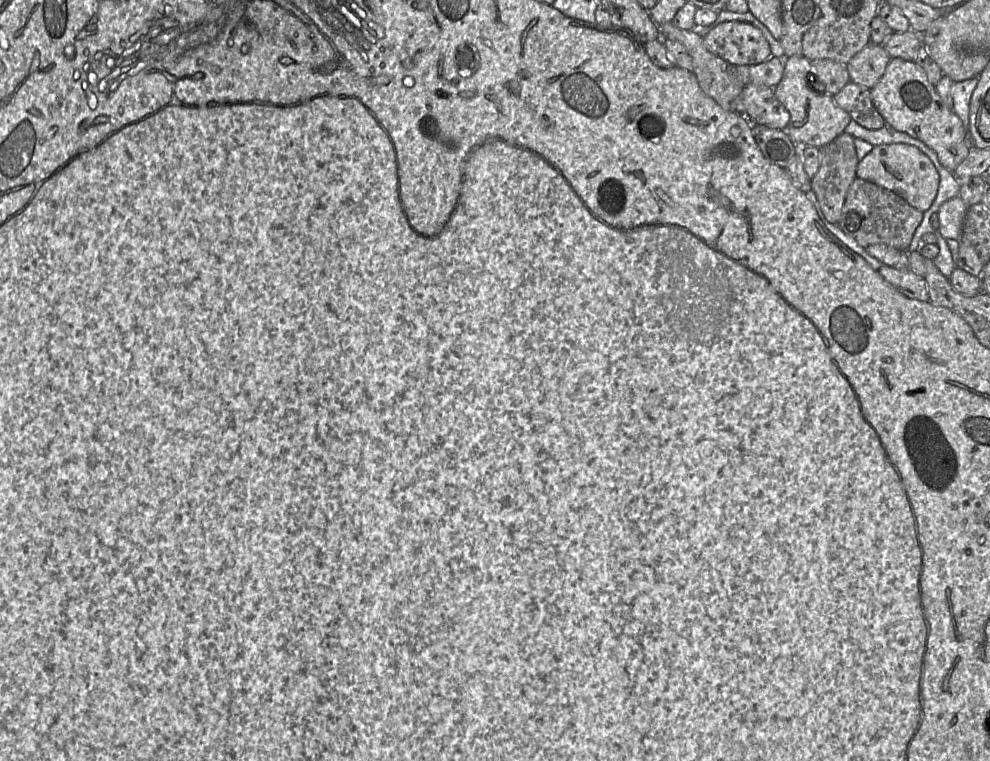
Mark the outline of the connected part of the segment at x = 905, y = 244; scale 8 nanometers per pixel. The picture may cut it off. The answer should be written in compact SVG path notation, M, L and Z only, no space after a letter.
M857 177L848 189L837 225L864 248L884 244L900 251L908 251L922 219L923 212L912 207L899 194Z

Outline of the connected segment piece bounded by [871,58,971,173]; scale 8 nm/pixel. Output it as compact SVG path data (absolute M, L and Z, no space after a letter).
M891 58L884 75L871 88L871 98L886 124L922 141L938 156L940 163L950 172L967 157L970 149L968 132L958 115L948 108L929 82L924 70L913 61Z

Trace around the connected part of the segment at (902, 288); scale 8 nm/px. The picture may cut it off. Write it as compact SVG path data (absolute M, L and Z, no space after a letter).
M882 265L878 269L879 274L899 292L910 299L930 301L929 290L926 280L917 276L908 269L895 269Z

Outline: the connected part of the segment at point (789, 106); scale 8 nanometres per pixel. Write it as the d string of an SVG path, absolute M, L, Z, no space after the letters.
M794 55L784 58L784 74L781 81L774 87L774 92L780 103L790 114L790 120L785 133L797 145L797 154L801 146L822 147L837 136L844 133L846 126L852 120L848 112L836 105L833 96L817 93L809 84L812 62L804 55Z

